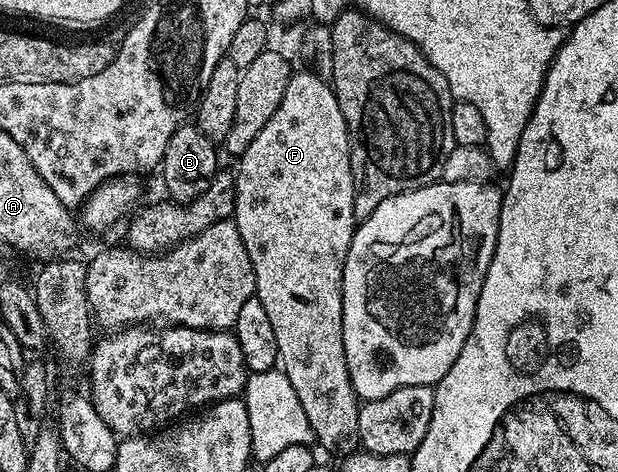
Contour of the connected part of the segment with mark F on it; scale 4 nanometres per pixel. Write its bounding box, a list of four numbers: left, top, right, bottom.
[234,71,361,455]

